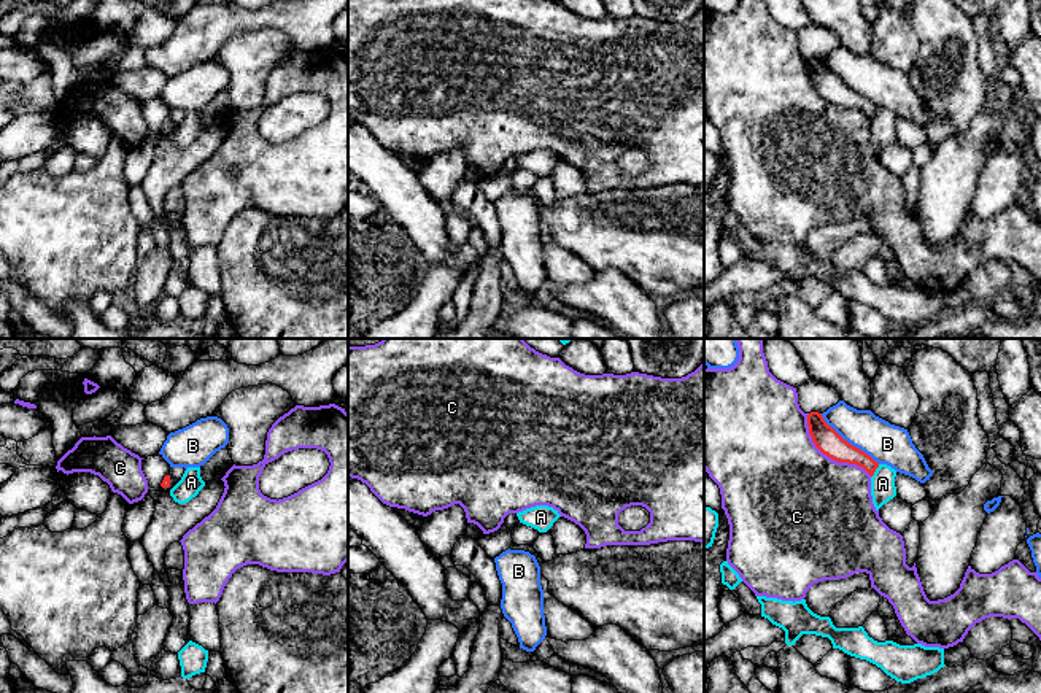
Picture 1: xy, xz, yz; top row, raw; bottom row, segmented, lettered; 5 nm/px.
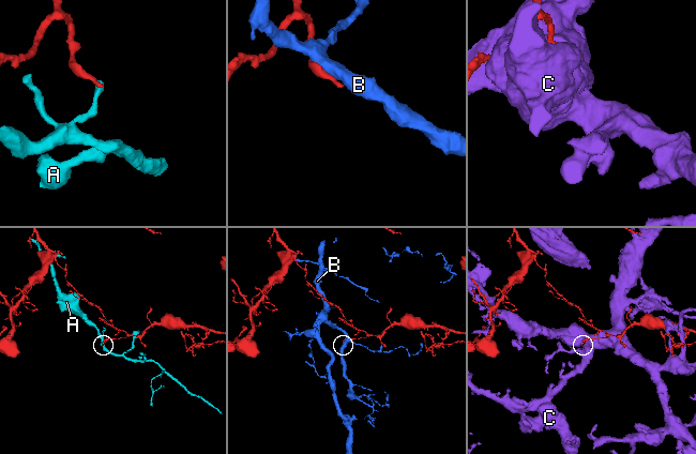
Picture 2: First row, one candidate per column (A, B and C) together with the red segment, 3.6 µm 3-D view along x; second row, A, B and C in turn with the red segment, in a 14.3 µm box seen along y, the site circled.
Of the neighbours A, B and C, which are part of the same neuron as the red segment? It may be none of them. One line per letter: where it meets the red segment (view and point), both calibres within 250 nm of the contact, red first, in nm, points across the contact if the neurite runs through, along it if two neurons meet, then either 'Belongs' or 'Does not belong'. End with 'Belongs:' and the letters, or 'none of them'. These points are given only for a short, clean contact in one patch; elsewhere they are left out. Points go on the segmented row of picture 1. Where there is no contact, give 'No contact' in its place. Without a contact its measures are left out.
A: Touches red at yz (874, 471). Thickness 120 nm (red) against 130 nm. Boundary: yz (879, 464), (871, 477). Does not belong
B: Touches red at yz (847, 442). Thickness 120 nm (red) against 200 nm. Does not belong
C: Touches red at yz (828, 456). Thickness 120 nm (red) against 500 nm. Does not belong
Belongs: none of them

